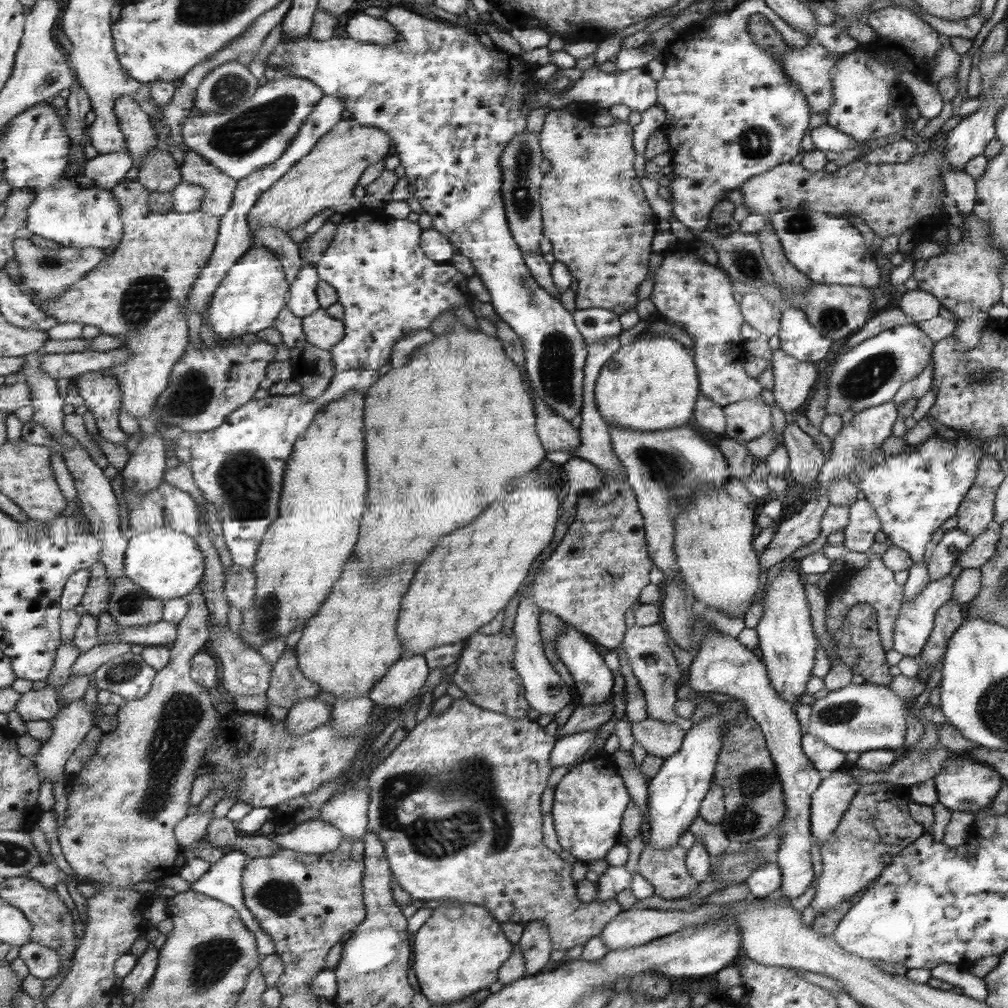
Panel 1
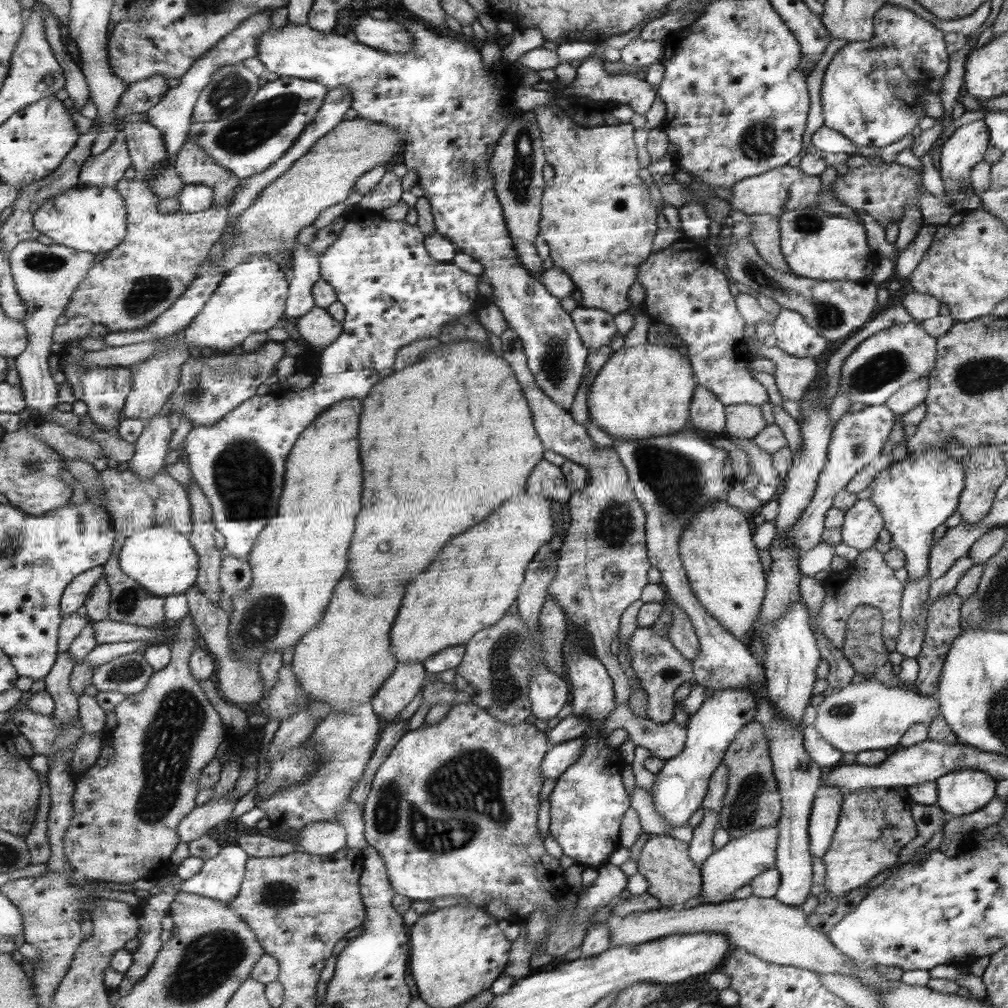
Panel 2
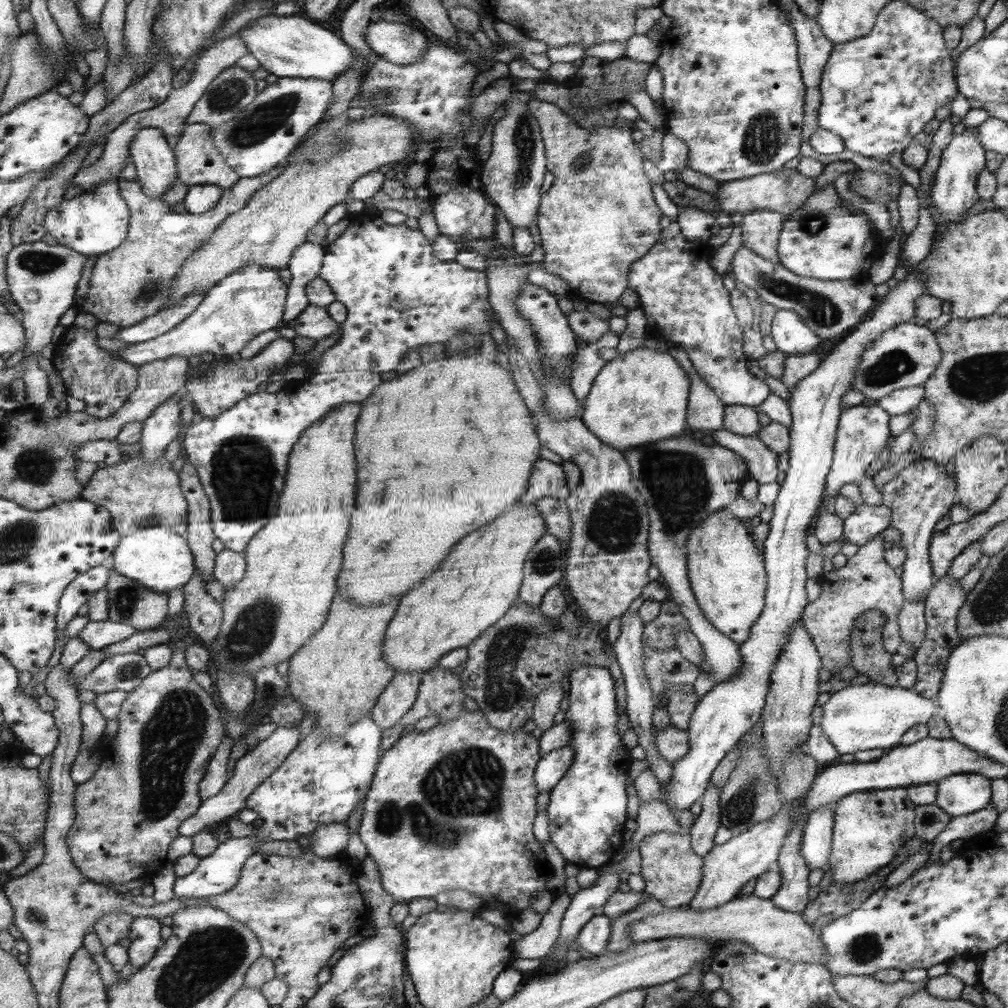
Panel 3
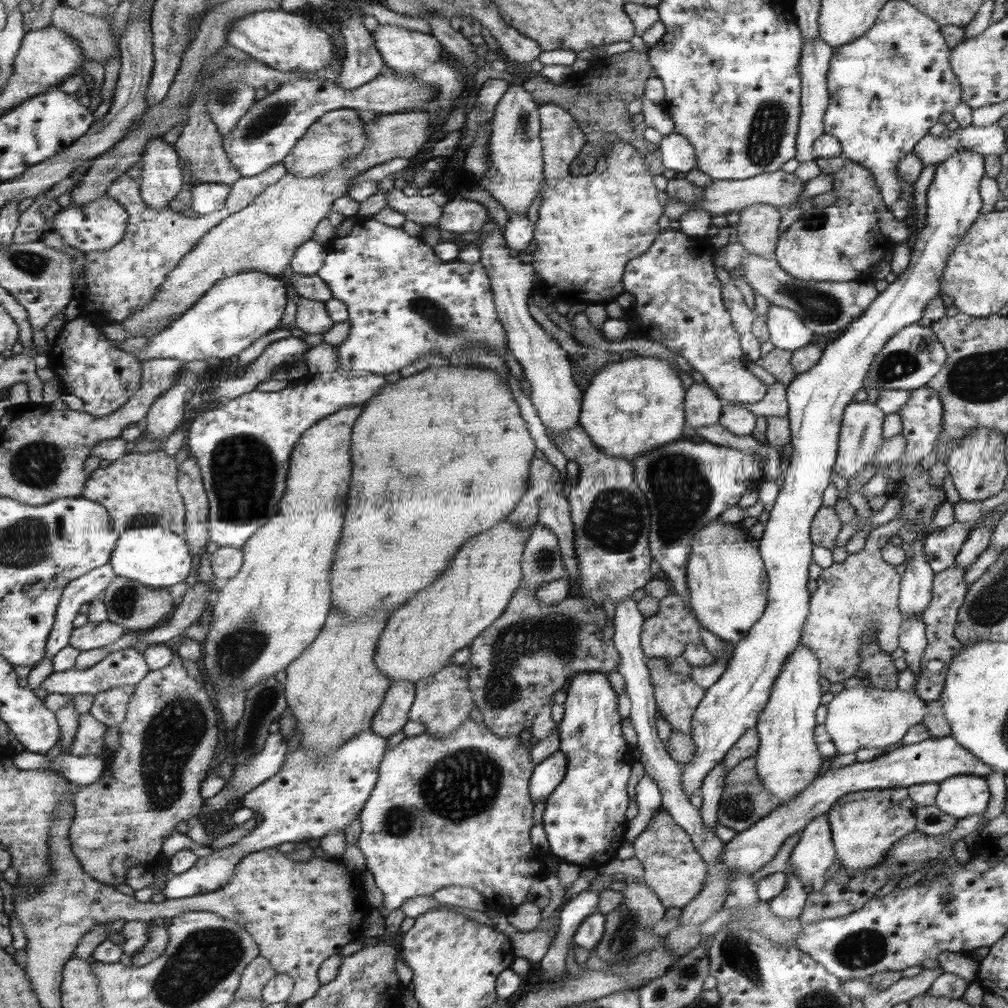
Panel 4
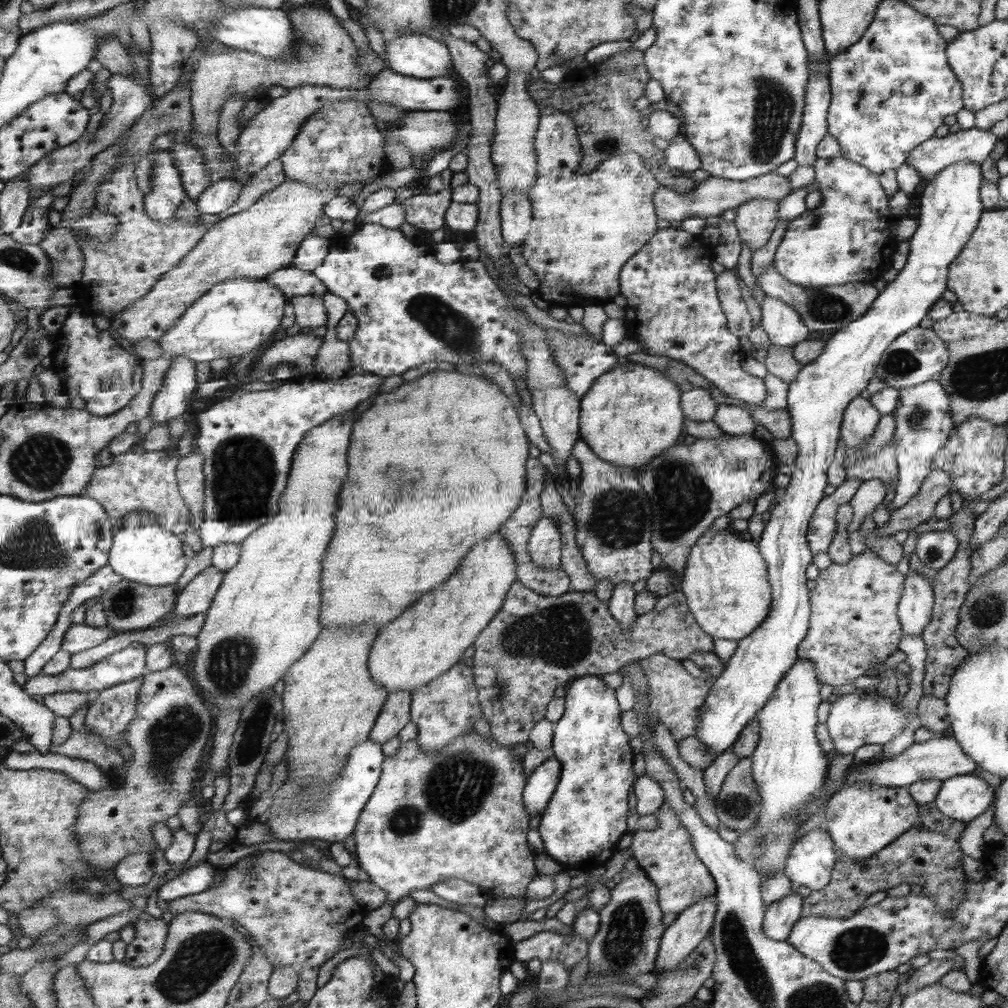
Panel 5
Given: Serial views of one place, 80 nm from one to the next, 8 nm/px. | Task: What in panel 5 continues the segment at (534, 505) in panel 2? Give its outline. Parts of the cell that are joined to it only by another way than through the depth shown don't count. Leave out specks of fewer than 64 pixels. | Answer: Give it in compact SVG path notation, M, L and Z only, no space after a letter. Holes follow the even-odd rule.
M495 534L489 536L485 542L477 544L475 550L465 556L459 572L455 572L455 576L447 580L447 584L441 584L433 592L427 592L427 596L421 596L421 600L417 600L407 612L403 612L399 620L393 620L387 628L375 635L368 656L368 667L374 683L385 688L387 694L398 690L410 693L449 671L455 663L461 661L463 651L472 646L483 628L499 612L506 592L517 580L517 571L513 549L506 544L503 536Z

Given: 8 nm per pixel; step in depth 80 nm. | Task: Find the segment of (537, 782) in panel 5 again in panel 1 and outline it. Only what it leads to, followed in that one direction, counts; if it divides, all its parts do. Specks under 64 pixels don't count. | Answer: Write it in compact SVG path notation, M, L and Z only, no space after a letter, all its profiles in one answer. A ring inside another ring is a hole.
M596 729L585 730L577 734L558 737L550 752L550 765L552 768L569 766L577 760L581 760L585 751L589 749L595 740Z

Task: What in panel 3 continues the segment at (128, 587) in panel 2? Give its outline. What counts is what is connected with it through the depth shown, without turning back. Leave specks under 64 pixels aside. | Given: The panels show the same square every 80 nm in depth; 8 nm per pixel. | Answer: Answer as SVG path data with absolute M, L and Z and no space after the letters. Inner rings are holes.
M112 568L106 589L110 596L110 619L118 623L131 625L139 631L150 631L161 628L159 624L170 614L170 596L148 589L144 584L119 574Z

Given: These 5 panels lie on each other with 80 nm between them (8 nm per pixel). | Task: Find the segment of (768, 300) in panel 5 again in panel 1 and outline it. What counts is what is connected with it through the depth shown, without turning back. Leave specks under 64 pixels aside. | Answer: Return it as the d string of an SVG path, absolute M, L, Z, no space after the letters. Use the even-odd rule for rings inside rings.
M782 305L777 338L779 349L797 362L819 362L832 343L830 338L809 325L803 312L786 305Z

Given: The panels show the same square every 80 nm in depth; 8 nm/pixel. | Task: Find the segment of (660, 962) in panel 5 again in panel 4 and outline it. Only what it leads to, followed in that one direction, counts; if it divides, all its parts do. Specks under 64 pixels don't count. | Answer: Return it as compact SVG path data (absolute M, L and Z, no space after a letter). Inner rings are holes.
M949 735L944 737L930 736L927 740L922 740L917 744L886 749L881 756L871 761L853 762L853 764L837 768L837 770L825 769L819 777L813 779L813 783L809 784L809 787L796 795L795 799L775 808L767 816L758 820L758 823L747 828L747 831L737 833L732 840L723 844L724 851L720 856L720 862L716 866L709 865L708 878L704 882L702 891L682 909L678 925L663 938L664 946L676 956L684 955L689 949L695 947L700 940L698 928L708 918L713 917L713 914L716 914L725 904L728 878L735 873L752 874L759 870L773 858L786 838L801 832L809 820L830 811L835 800L841 796L865 790L910 788L913 784L939 783L960 775L974 775L984 778L991 772L993 771L989 769L989 766L975 758L954 737Z

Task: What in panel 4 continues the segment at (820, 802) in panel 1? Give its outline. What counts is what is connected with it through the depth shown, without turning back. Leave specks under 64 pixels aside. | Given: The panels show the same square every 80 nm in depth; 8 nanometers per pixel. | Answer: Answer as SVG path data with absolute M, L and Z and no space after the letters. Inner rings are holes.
M824 816L809 820L803 828L790 852L786 869L803 883L811 882L812 891L818 891L826 883L825 872L836 859L829 823Z

